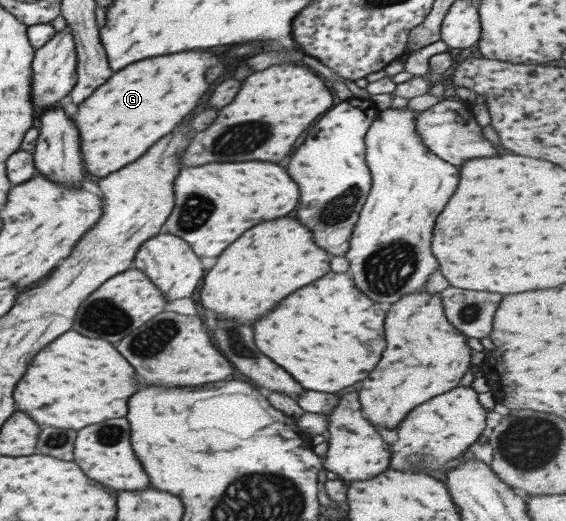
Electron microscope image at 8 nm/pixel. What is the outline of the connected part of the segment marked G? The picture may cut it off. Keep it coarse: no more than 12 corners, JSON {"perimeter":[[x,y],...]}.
{"perimeter":[[214,54],[114,72],[70,116],[84,170],[142,156],[218,78]]}

